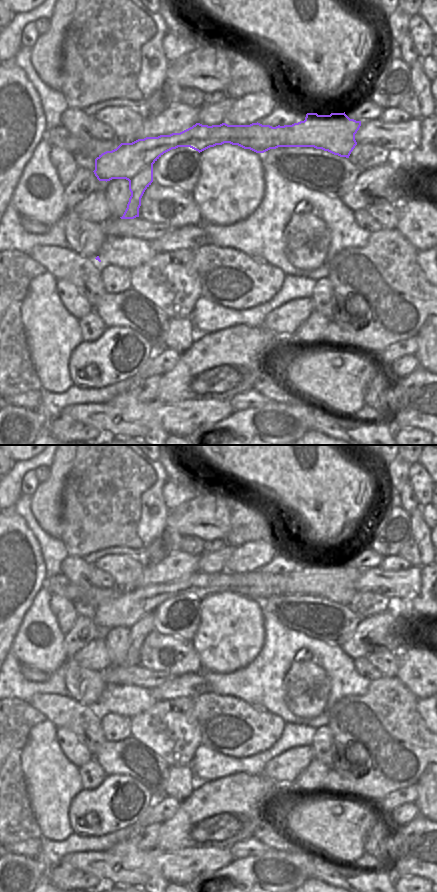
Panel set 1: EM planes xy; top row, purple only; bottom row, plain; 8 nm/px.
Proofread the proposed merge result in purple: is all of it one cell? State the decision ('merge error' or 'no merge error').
merge error

